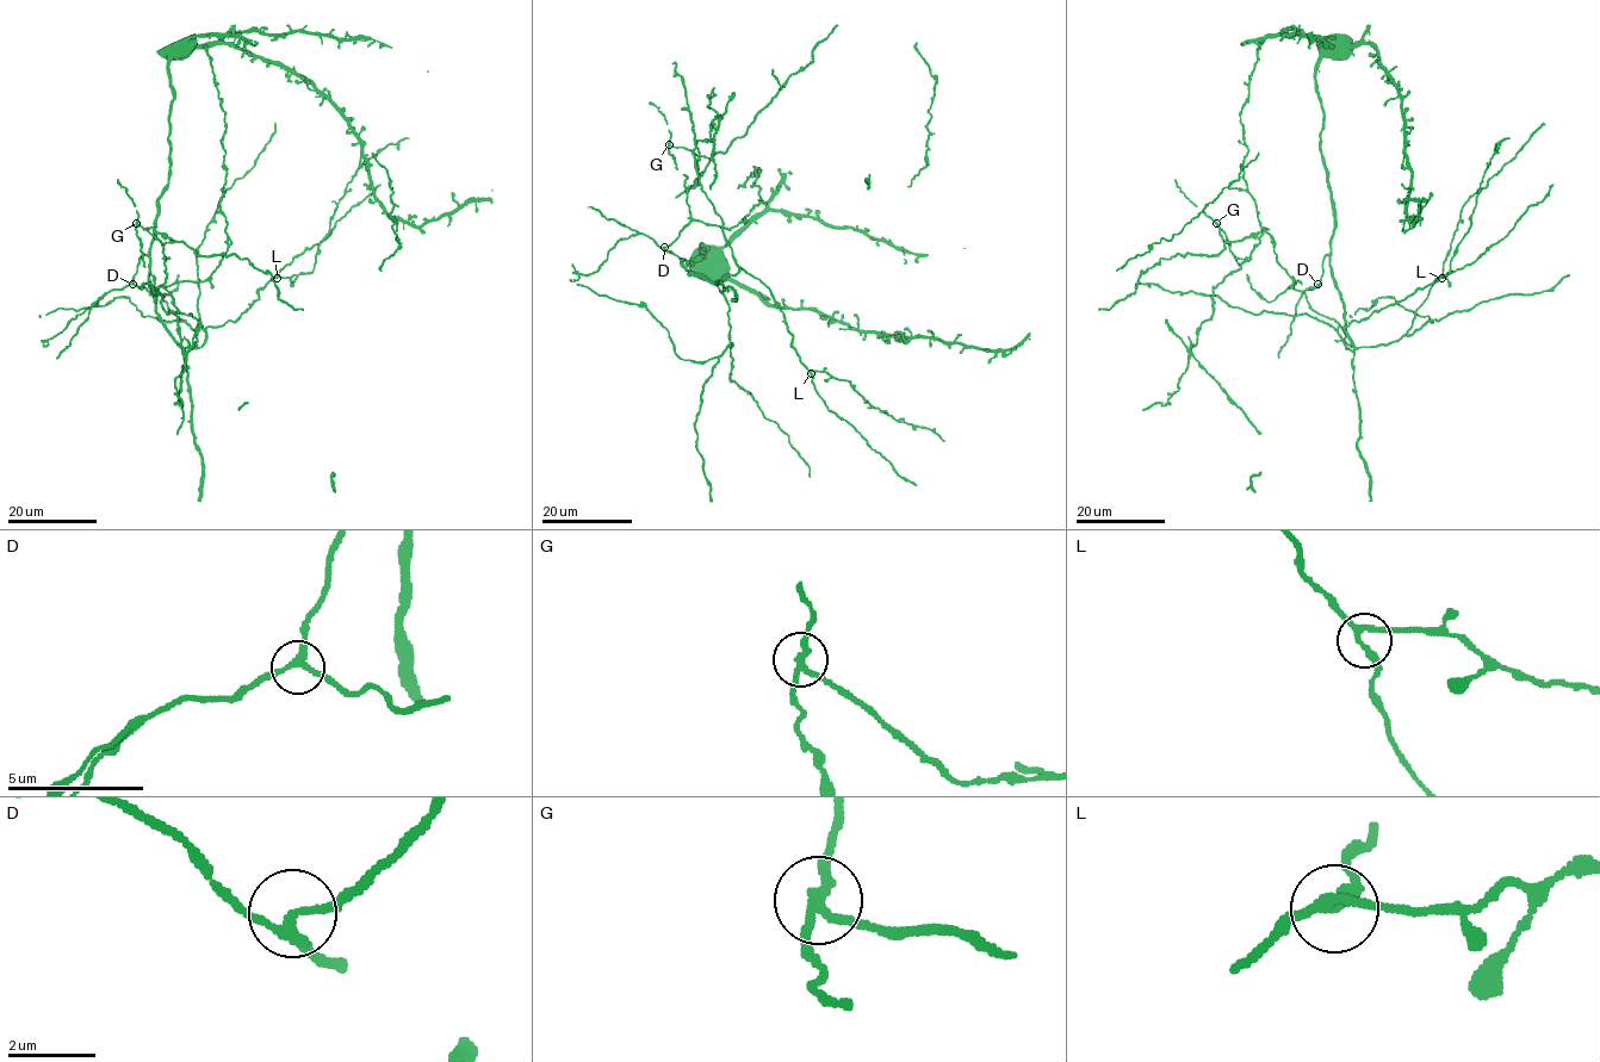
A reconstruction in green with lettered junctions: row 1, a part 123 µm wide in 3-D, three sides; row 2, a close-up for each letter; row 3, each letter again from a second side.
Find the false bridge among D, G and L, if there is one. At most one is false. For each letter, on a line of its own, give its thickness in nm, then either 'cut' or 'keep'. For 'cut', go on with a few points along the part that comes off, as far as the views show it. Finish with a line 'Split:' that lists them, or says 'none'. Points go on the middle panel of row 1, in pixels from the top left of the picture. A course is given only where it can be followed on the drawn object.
D: 190 nm thick; keep
G: 200 nm thick; cut
L: 220 nm thick; keep
Split: G

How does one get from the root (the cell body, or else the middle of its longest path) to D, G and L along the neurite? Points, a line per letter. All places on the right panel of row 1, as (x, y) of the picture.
D: (1345, 346), (1353, 352), (1344, 303), (1327, 255), (1318, 284)
G: (1345, 346), (1333, 328), (1307, 314), (1253, 314), (1213, 296), (1250, 259), (1261, 234), (1227, 243), (1216, 223)
L: (1345, 346), (1338, 331), (1340, 327), (1365, 320), (1442, 278)

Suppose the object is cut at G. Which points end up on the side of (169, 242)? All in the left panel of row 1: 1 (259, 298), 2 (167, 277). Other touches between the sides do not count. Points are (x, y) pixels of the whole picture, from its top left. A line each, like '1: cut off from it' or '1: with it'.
1: cut off from it
2: with it

